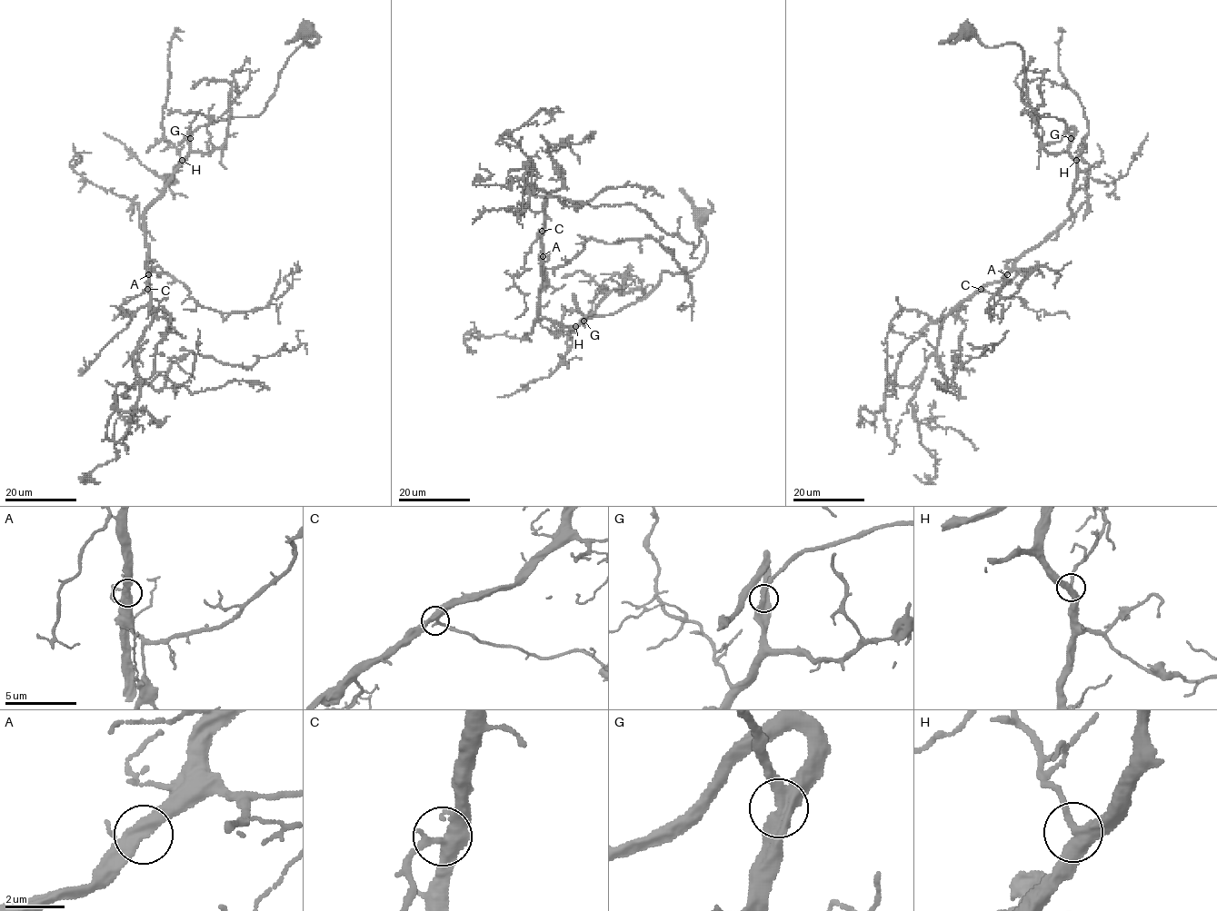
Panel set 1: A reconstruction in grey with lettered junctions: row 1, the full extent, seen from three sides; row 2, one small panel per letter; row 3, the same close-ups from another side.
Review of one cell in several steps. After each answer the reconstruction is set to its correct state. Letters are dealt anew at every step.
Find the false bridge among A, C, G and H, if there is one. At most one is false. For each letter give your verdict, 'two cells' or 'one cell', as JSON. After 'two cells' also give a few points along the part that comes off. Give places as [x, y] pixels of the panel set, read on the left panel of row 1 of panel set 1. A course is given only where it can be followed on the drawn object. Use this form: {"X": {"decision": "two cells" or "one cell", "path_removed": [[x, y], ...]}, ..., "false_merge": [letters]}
{"A": {"decision": "one cell"}, "C": {"decision": "one cell"}, "G": {"decision": "one cell"}, "H": {"decision": "one cell"}, "false_merge": []}

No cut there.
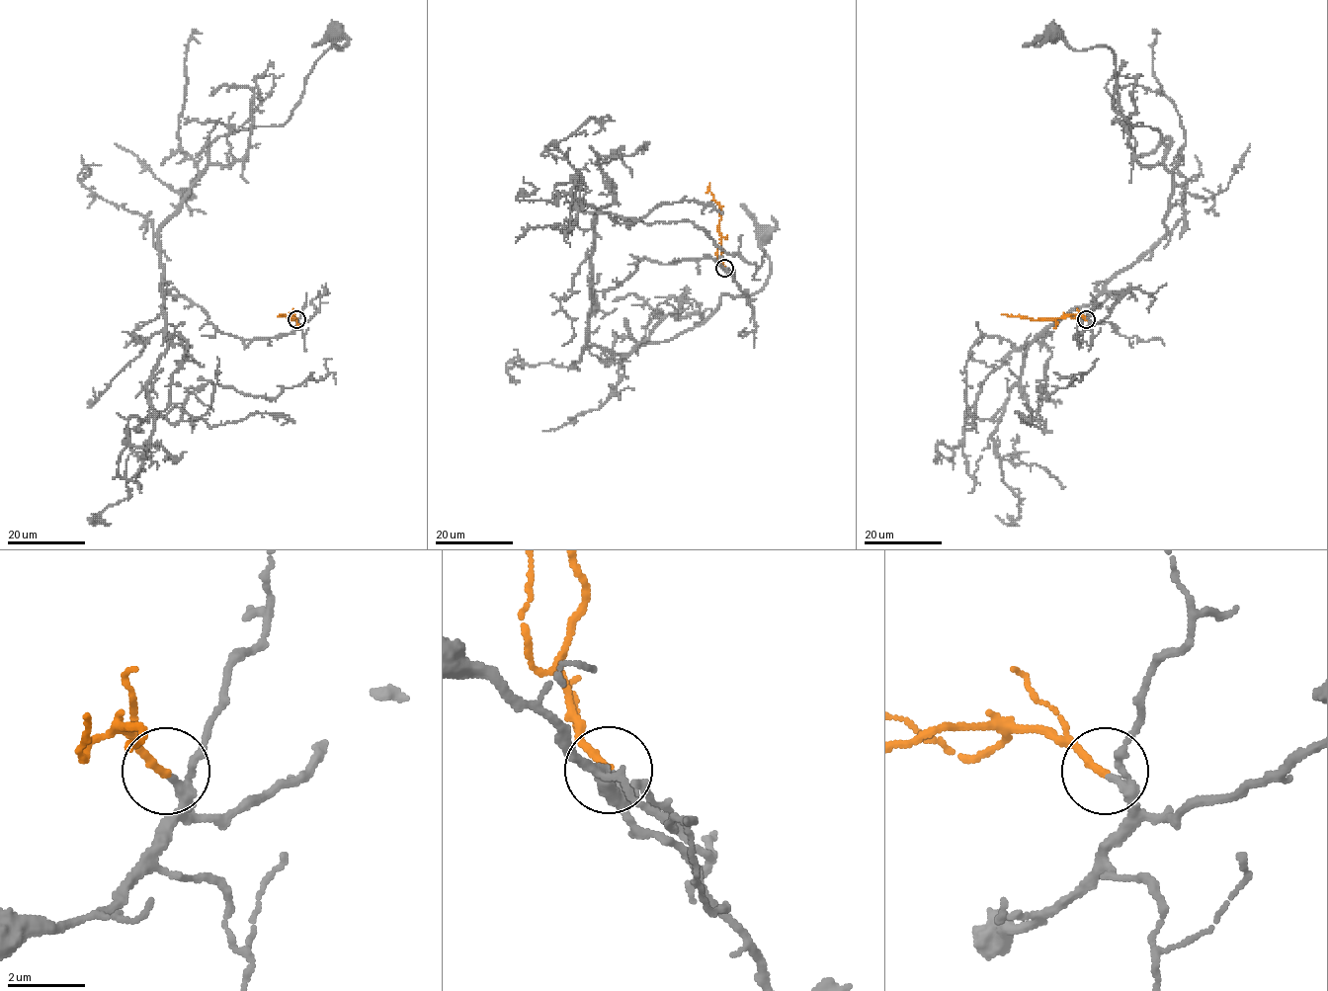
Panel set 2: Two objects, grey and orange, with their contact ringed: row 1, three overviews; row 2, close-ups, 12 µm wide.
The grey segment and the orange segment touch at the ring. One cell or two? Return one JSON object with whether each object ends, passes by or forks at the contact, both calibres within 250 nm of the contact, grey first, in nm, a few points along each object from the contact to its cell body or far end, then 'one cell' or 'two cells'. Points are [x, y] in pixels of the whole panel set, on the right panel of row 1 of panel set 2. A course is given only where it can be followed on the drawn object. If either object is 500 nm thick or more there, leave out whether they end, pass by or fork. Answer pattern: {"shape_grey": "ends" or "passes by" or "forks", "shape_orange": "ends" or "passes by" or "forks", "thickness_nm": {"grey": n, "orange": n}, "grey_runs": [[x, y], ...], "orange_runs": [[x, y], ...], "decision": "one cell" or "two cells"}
{"shape_grey": "passes by", "shape_orange": "ends", "thickness_nm": {"grey": 170, "orange": 200}, "grey_runs": [[1087, 319], [1079, 340], [1106, 285], [1167, 233], [1172, 175], [1161, 132], [1114, 109], [1114, 52], [1051, 38]], "orange_runs": [[1086, 319], [1076, 314], [1050, 319], [1002, 314]], "decision": "one cell"}

